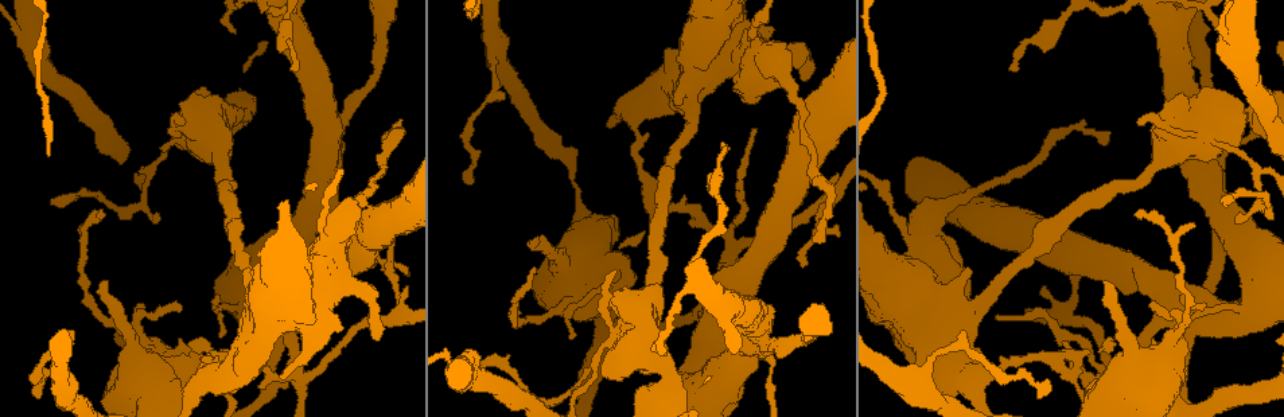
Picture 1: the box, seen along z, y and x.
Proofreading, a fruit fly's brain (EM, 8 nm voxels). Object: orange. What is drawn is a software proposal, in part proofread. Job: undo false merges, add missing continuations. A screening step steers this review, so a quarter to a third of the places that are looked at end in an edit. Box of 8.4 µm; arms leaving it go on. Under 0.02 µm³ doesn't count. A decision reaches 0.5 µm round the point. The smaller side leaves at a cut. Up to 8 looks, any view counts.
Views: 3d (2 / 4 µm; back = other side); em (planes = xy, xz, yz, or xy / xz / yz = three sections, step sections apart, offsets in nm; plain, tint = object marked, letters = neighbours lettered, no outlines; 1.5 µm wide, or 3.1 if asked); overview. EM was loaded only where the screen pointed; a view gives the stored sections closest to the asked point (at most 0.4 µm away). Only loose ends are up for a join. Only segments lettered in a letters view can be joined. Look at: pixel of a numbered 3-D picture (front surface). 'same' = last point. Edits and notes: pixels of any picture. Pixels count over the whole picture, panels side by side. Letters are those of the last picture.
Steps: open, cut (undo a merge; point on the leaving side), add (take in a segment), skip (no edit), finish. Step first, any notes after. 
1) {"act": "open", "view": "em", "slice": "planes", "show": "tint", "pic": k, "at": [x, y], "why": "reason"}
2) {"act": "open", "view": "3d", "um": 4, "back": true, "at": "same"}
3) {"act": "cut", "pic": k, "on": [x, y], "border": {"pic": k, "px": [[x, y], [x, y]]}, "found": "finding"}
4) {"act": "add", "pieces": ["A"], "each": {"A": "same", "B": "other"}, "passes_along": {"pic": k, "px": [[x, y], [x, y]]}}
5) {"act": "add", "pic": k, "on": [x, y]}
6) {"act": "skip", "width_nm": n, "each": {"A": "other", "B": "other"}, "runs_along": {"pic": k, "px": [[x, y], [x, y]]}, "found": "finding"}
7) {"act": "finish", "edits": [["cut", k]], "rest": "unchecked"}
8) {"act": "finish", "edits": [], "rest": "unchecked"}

{"act": "open", "view": "3d", "um": 2, "pic": 1, "at": [100, 217]}

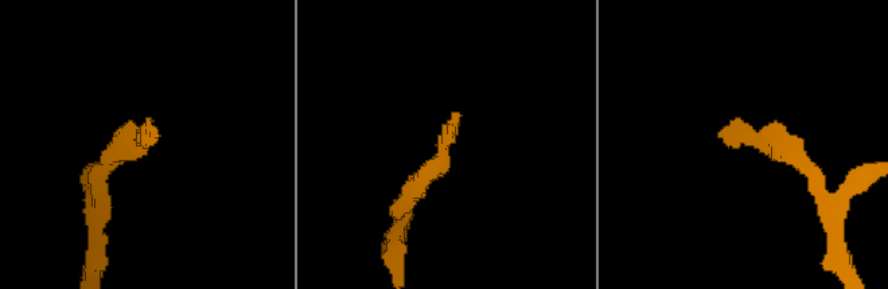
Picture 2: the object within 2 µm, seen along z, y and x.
{"act": "open", "view": "em", "slice": "xy", "step": 8, "show": "tint", "pic": 2, "at": [153, 143]}

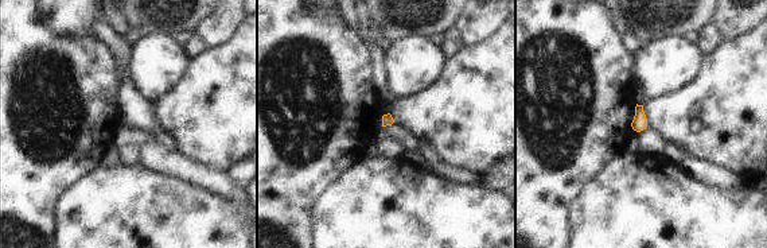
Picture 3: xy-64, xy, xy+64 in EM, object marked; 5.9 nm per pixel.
{"act": "open", "view": "em", "slice": "planes", "show": "letters", "at": "same", "why": "cut it another way"}

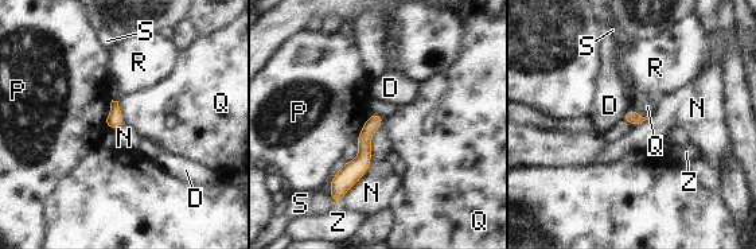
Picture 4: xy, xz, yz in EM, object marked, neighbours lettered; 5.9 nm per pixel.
{"act": "skip", "longest_contact_nm": ["N", 550], "each": {"D": "other", "N": "other", "P": "other", "Q": "other", "R": "other", "S": "other", "Z": "other"}, "border": {"pic": 4, "px": [[382, 123], [369, 168], [339, 203]]}, "found": "no lettered segment goes on from it"}

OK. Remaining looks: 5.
{"act": "open", "view": "em", "slice": "planes", "show": "tint", "pic": 1, "at": [635, 113], "why": "branch point"}

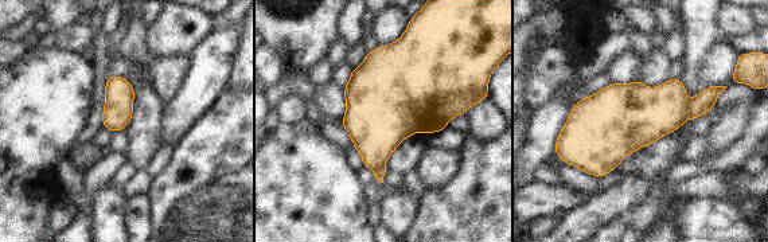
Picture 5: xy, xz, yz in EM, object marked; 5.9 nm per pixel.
{"act": "open", "view": "em", "slice": "planes", "show": "letters", "at": "same", "why": "what lies round it"}

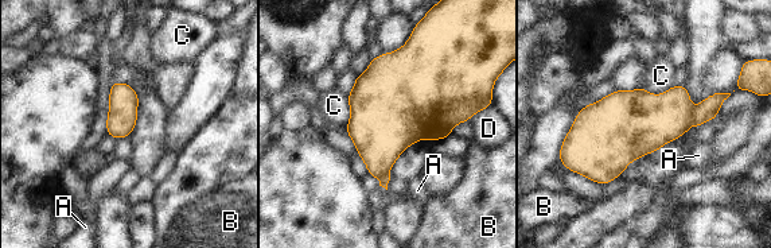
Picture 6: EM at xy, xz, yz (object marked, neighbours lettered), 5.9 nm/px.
{"act": "cut", "pic": 6, "on": [385, 179], "longest_contact_nm": ["C", 220], "each": {"A": "other", "B": "other", "C": "other", "D": "other"}, "border": {"pic": 6, "px": [[386, 173], [378, 178]]}, "found": "a second cell is stuck on"}

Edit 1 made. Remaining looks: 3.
{"act": "open", "view": "em", "slice": "xy", "step": 4, "show": "letters", "pic": 1, "at": [917, 243], "why": "thick turns thin"}

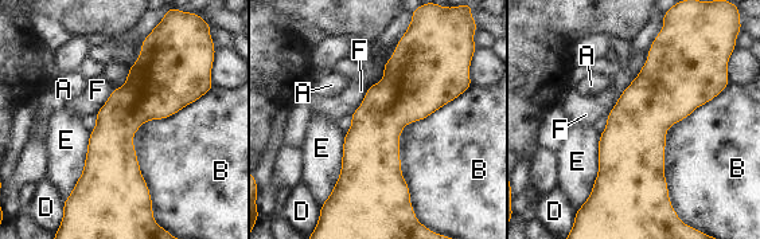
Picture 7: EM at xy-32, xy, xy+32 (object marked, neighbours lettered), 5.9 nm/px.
{"act": "skip", "each": {"A": "other", "B": "other", "D": "other", "E": "other", "F": "other"}, "border": {"pic": 7, "px": [[210, 89], [132, 138], [152, 212]]}, "found": "continuous, no second cell"}

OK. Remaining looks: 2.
{"act": "finish", "edits": [["cut", 6]], "rest": "unchecked"}

